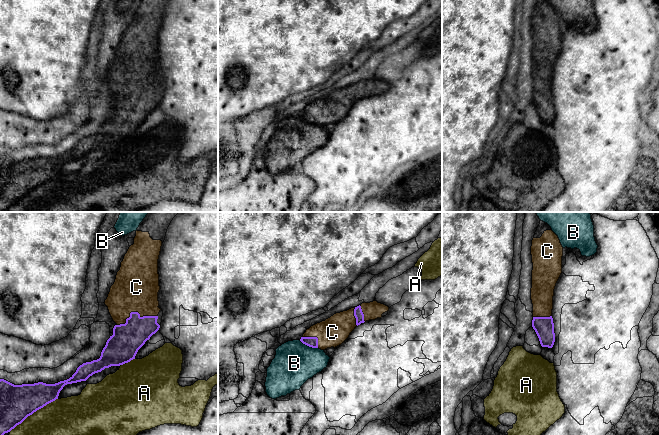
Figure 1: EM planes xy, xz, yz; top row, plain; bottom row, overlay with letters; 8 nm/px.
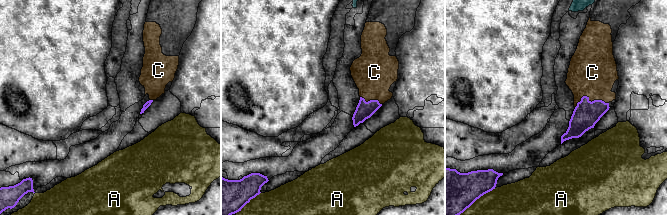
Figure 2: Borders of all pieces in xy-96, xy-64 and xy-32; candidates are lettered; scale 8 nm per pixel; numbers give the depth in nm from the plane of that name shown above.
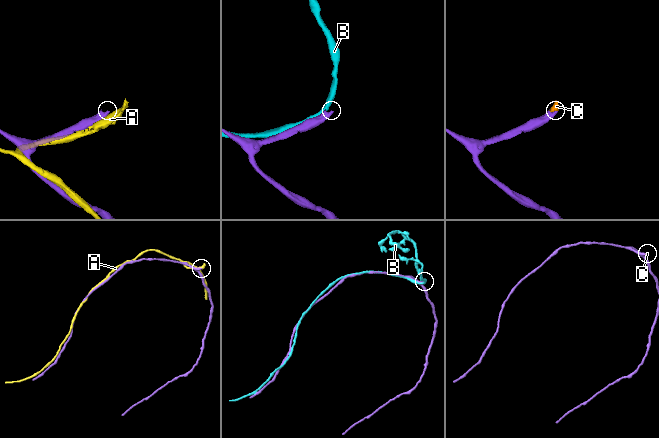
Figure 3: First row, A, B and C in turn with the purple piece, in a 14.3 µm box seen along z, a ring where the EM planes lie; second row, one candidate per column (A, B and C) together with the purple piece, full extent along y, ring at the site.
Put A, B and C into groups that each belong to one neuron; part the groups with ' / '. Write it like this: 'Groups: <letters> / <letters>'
Groups: A / B / C

